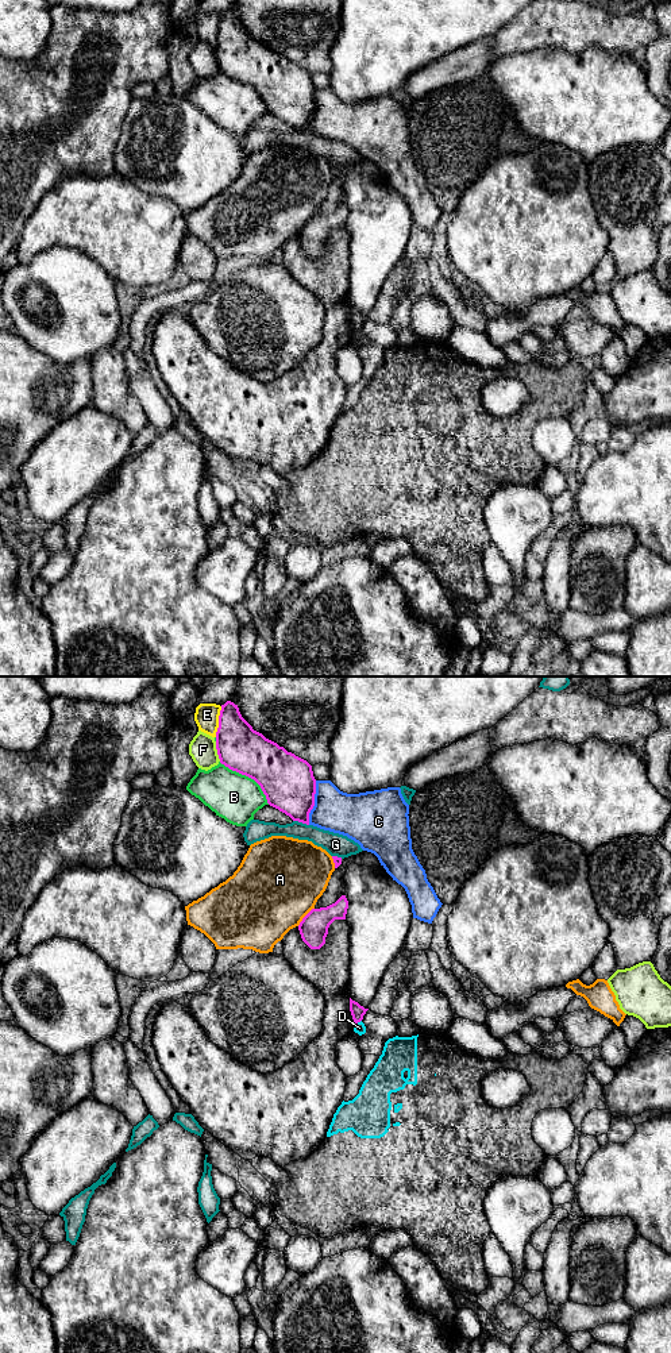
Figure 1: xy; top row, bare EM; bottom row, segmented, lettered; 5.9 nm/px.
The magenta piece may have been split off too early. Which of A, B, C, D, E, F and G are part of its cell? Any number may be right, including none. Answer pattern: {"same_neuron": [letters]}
{"same_neuron": []}

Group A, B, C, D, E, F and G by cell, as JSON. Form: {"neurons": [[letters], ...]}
{"neurons": [["A"], ["B", "E"], ["C"], ["D"], ["F"], ["G"]]}

